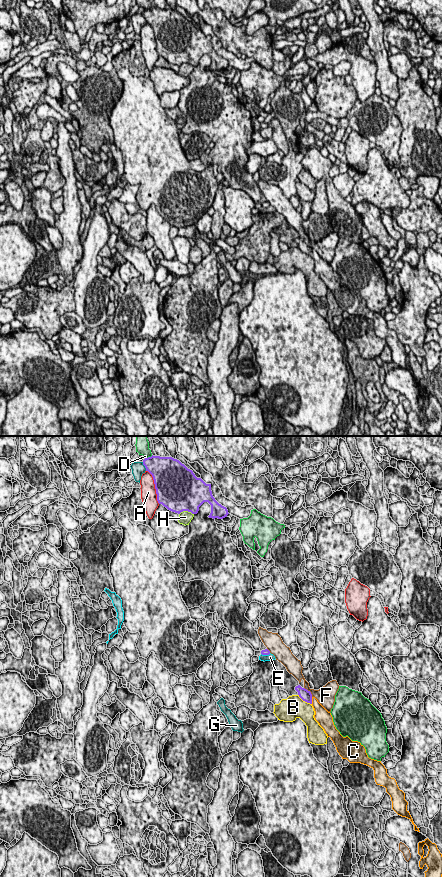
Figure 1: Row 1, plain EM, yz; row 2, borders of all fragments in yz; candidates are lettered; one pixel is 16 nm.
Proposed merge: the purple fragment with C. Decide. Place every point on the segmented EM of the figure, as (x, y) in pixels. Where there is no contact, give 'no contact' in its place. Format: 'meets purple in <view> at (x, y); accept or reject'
meets purple in yz at (311, 700); accept

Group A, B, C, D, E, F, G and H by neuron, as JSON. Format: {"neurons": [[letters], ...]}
{"neurons": [["A"], ["B"], ["C"], ["D"], ["E"], ["F"], ["G"], ["H"]]}

